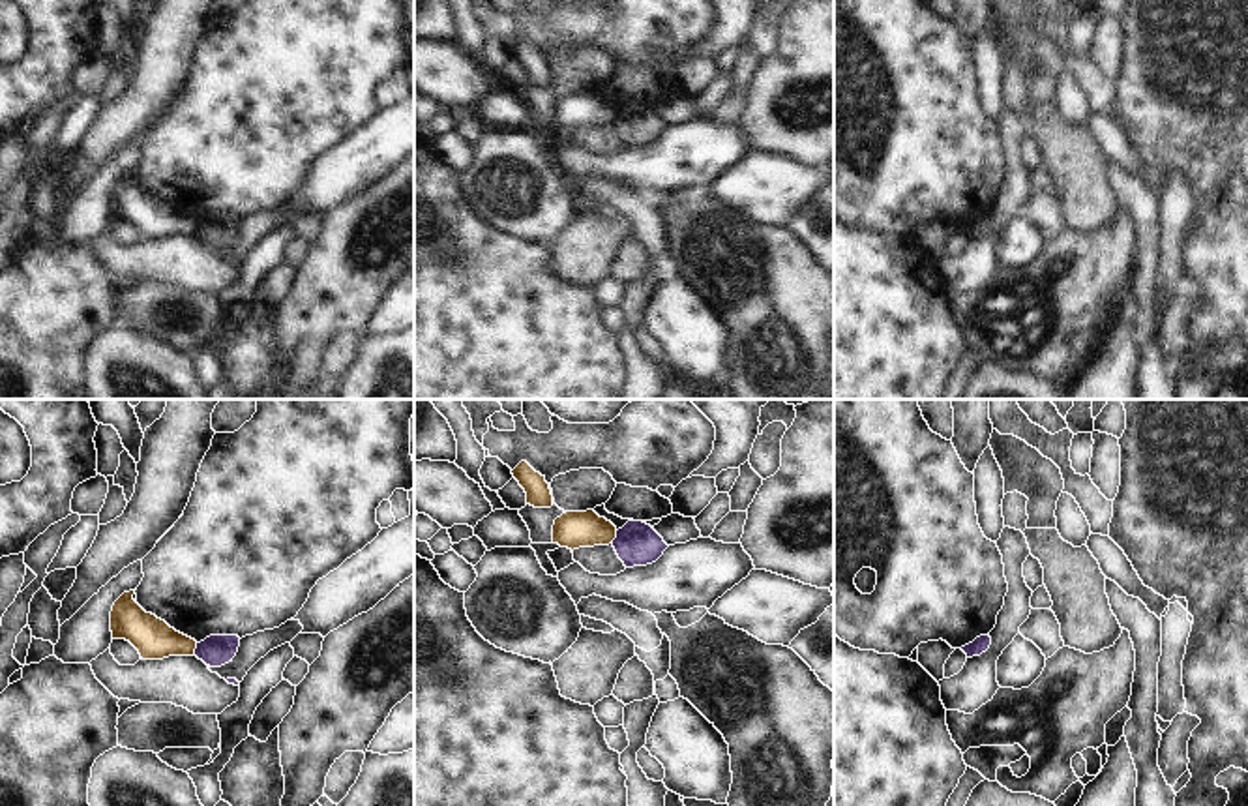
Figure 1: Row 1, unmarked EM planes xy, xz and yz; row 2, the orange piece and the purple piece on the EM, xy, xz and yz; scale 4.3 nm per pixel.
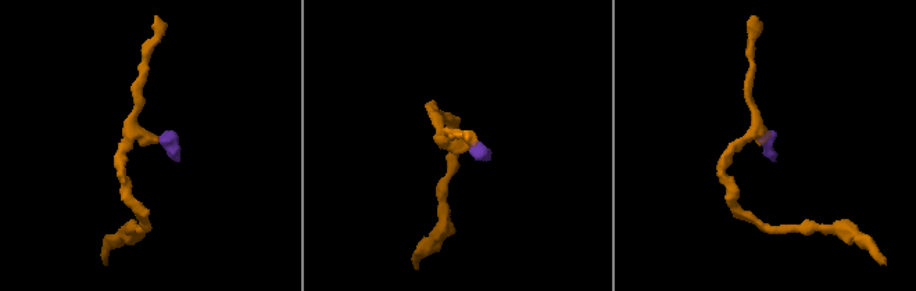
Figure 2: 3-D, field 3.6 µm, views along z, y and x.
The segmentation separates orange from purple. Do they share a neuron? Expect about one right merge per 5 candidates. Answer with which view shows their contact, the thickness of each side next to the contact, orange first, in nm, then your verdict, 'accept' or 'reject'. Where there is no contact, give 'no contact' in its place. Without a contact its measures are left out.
meets orange in xz; 160 nm thick on the orange side, 190 nm on the other; reject

